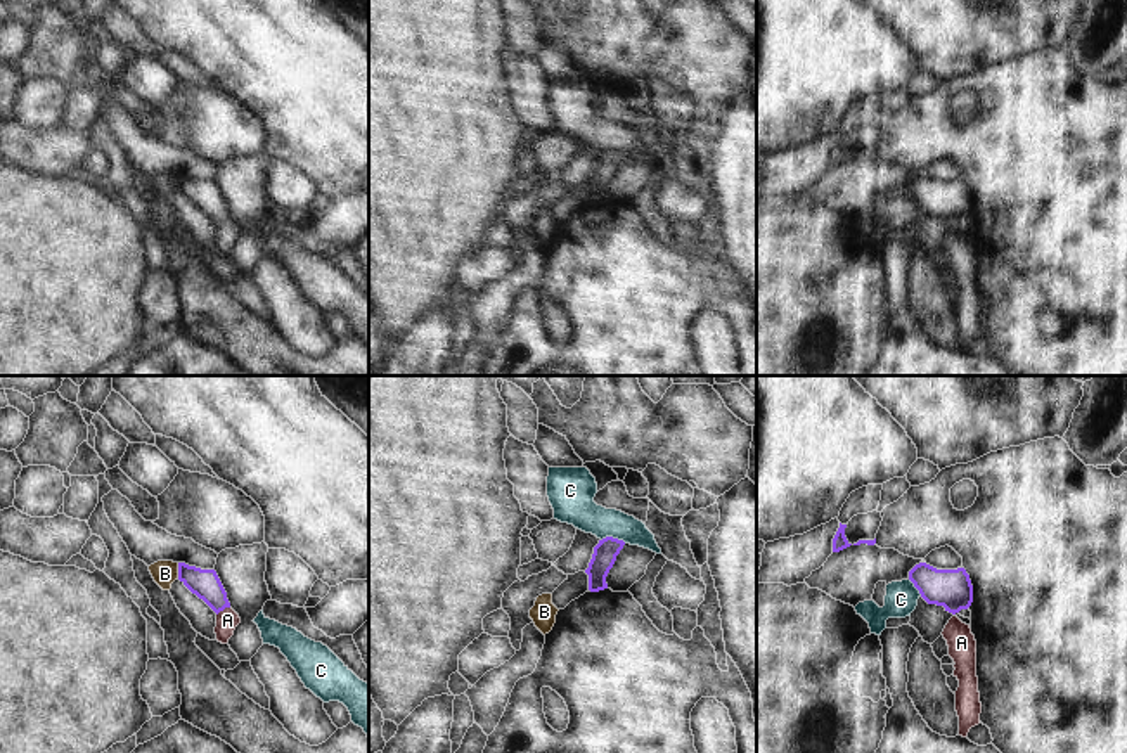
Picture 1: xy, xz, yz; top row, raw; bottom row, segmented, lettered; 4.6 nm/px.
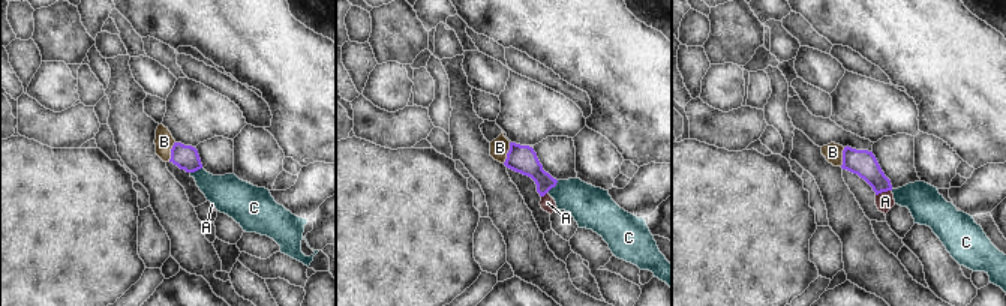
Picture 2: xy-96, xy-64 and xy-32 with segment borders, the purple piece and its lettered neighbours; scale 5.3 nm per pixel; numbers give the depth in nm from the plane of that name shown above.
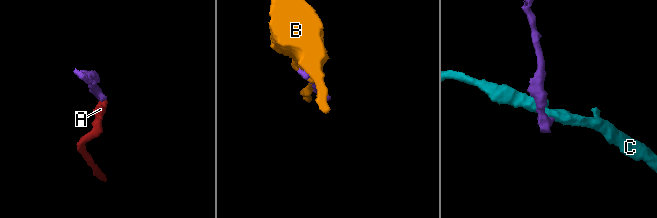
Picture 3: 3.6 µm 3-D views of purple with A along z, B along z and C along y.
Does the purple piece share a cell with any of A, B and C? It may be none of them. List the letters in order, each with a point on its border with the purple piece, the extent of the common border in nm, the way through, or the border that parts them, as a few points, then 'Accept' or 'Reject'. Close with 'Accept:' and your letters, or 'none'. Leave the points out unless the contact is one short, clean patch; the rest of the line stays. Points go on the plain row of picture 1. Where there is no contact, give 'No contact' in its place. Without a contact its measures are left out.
A: Touches purple at xy (222, 222). Shared border 80 nm. Path across: xy (205, 196), (222, 222), (227, 232). Accept
B: Touches purple at xy (179, 182). Shared border 70 nm. Reject
C: Touches purple at xz (611, 149). Shared border 120 nm. Boundary: xz (601, 151), (613, 149), (625, 154). Reject
Accept: A

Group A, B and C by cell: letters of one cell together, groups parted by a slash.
A / B / C

